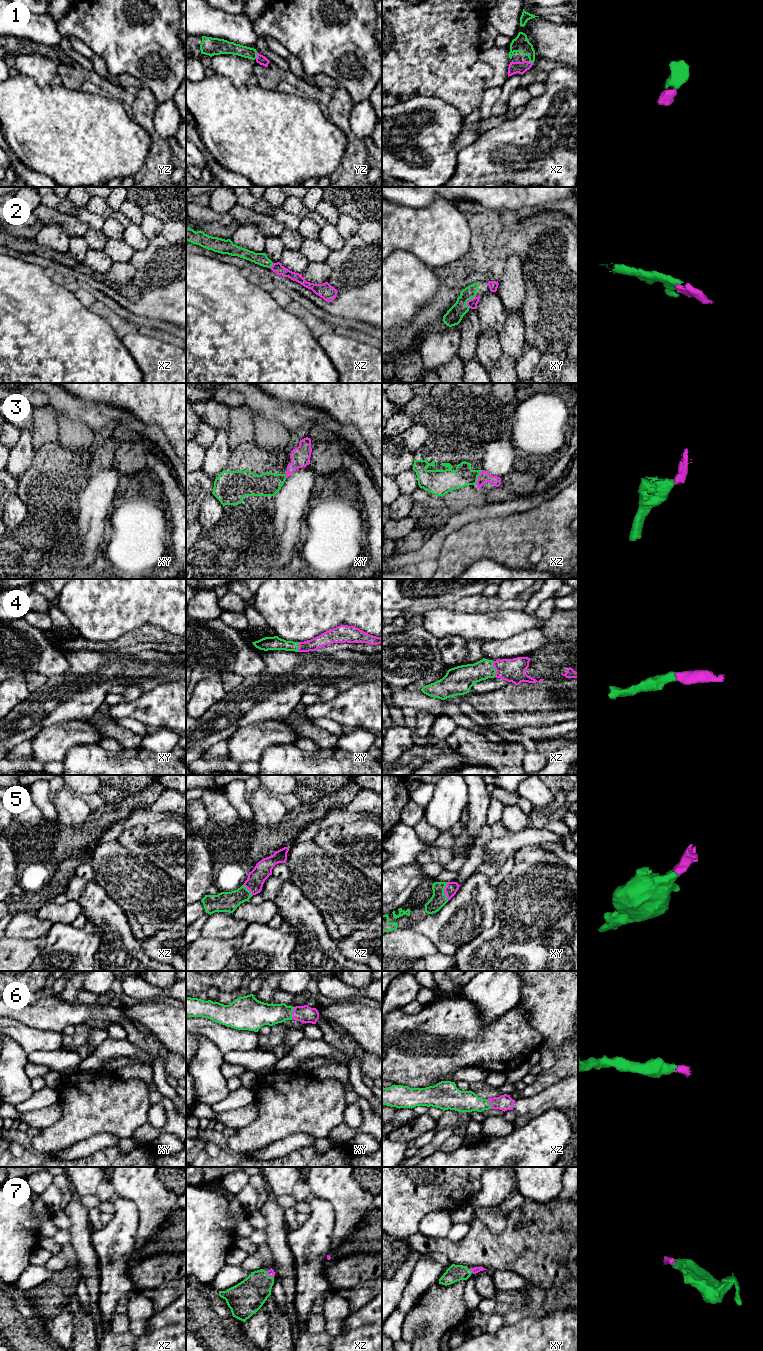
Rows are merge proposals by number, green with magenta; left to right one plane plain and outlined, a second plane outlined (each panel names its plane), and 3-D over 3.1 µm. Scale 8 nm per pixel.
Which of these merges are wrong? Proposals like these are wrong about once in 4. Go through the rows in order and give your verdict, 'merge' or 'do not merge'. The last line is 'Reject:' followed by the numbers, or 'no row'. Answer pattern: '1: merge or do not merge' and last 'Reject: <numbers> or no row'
1: merge
2: merge
3: do not merge
4: merge
5: merge
6: merge
7: merge
Reject: 3

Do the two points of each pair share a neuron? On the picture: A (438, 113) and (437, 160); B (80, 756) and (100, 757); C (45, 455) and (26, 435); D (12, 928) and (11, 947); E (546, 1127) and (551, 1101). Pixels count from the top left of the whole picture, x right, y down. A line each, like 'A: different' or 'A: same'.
A: same
B: same
C: different
D: different
E: different

